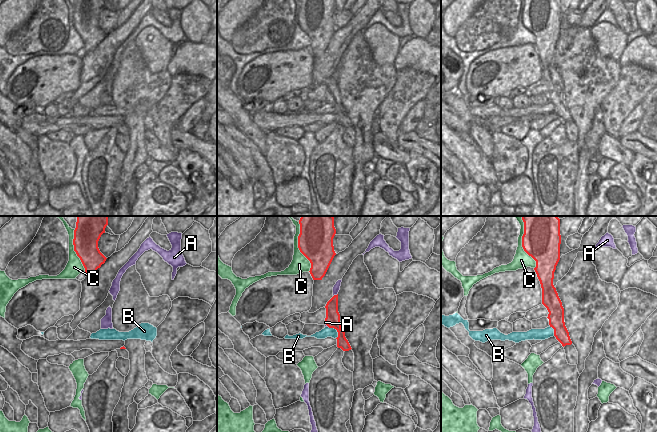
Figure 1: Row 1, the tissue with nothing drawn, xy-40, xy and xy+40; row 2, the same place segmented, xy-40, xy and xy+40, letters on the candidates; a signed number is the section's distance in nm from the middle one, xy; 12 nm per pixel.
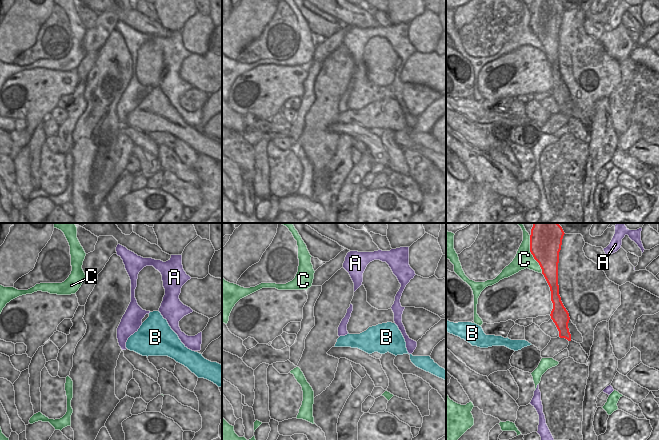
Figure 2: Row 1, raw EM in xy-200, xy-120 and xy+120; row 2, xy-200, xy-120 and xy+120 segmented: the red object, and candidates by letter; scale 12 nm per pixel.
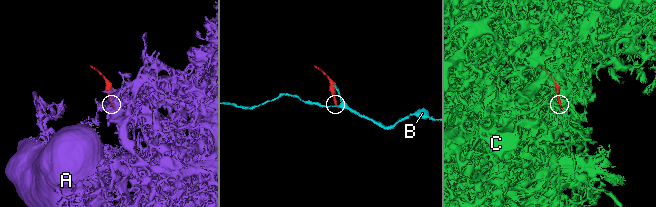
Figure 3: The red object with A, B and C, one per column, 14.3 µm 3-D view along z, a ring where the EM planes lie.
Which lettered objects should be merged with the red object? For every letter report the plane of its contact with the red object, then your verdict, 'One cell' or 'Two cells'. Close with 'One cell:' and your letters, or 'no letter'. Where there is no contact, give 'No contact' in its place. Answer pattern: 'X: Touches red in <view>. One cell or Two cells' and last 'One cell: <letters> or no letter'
A: Touches red in xy. Two cells
B: Touches red in xy. Two cells
C: Touches red in xy. Two cells
One cell: no letter

